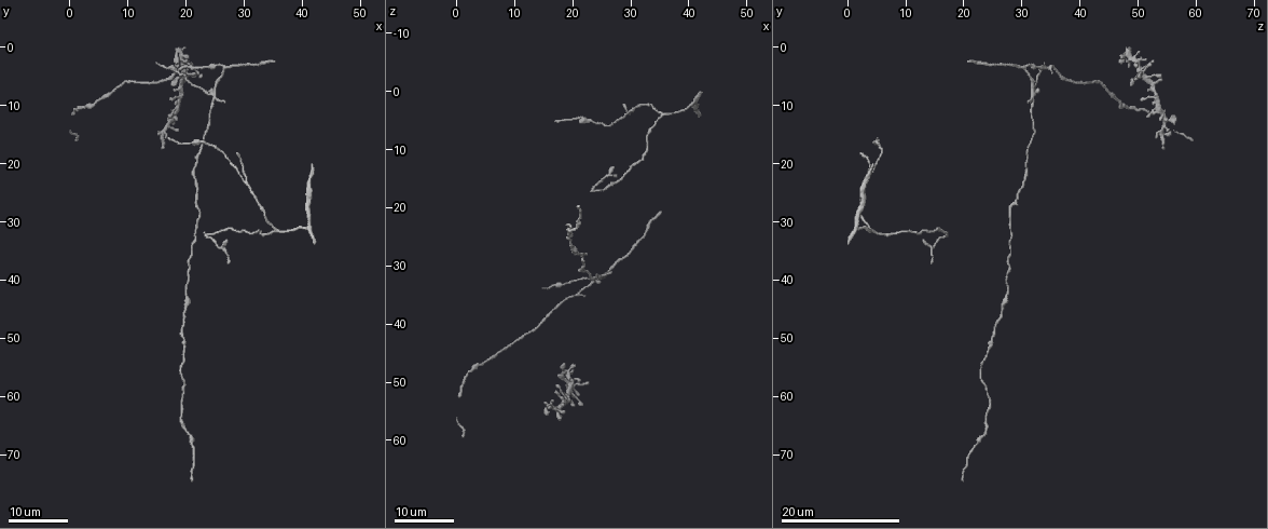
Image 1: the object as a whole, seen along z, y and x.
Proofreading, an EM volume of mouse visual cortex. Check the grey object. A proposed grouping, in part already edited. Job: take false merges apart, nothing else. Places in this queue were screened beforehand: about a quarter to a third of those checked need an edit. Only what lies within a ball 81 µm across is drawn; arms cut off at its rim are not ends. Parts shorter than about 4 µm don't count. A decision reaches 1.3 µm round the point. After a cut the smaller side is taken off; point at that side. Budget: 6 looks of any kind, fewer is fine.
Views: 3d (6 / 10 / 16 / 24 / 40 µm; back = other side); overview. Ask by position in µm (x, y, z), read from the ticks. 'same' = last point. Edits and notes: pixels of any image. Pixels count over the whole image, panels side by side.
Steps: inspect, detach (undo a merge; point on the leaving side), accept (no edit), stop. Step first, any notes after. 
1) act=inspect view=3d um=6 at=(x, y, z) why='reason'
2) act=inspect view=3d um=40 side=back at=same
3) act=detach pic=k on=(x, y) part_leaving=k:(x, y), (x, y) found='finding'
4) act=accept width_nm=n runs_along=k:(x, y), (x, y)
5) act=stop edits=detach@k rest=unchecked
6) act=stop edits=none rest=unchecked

act=inspect view=3d um=16 at=(21.0, 68.0, 22.0) why='thick turns thin'

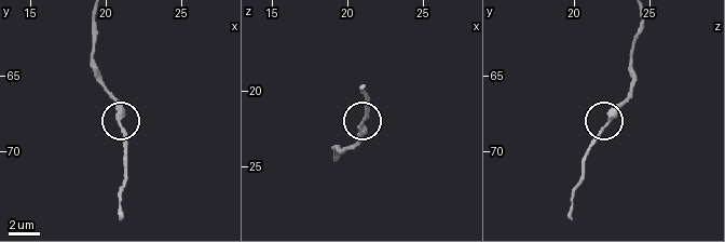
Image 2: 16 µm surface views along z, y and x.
act=inspect view=3d um=10 at=(20.8, 68.2, 22.2)

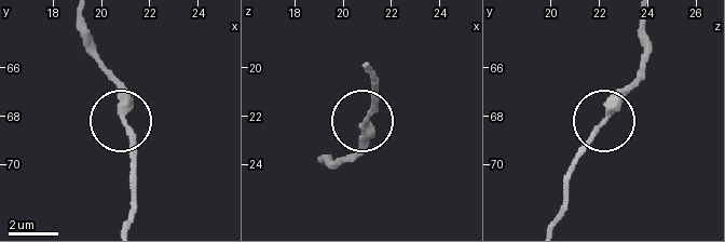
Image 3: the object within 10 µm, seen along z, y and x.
act=accept runs_along=3:(643, 22), (641, 71), (571, 162) found='one neuron here'

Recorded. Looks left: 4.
act=inspect view=3d um=16 at=(35.5, 32.0, 4.0) why='branch point'

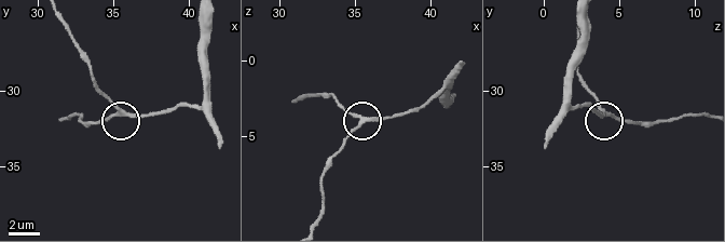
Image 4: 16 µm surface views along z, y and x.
act=inspect view=3d um=6 at=(35.8, 31.4, 3.8)

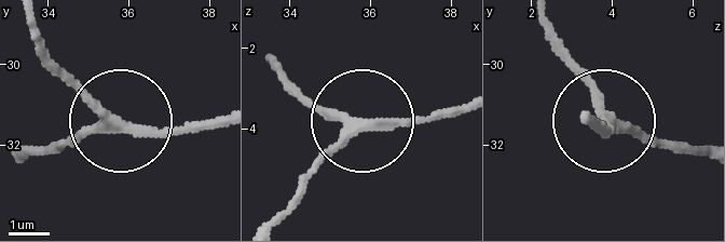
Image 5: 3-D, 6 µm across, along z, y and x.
act=accept side_arm_um=18 runs_along=5:(276, 215), (358, 125), (462, 111) found='continuous, no second neuron'

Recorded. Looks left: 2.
act=inspect view=3d um=24 at=(24.0, 8.0, 32.5) why='three-way junction'

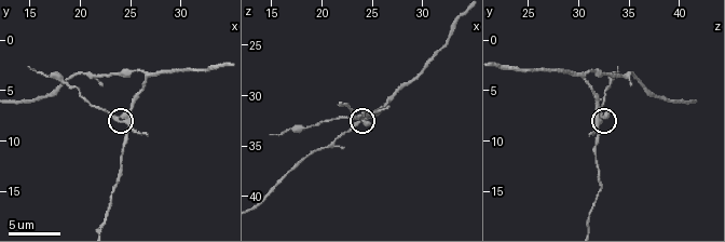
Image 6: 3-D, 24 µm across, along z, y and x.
act=inspect view=3d um=6 at=(24.4, 7.8, 32.2) why='closer look'

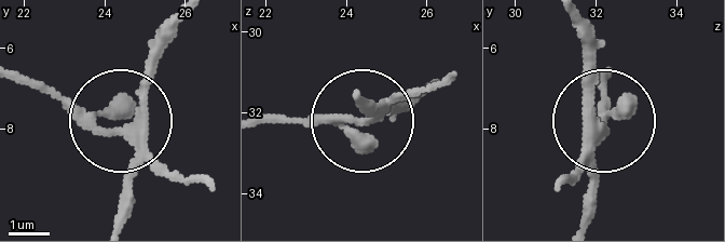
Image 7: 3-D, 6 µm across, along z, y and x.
act=detach pic=7 on=(114, 97) width_nm=320 part_leaving=7:(139, 142), (81, 128), (19, 83) found='two neurons meet here'

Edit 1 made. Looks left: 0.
act=stop edits=detach@7 rest=unchecked

